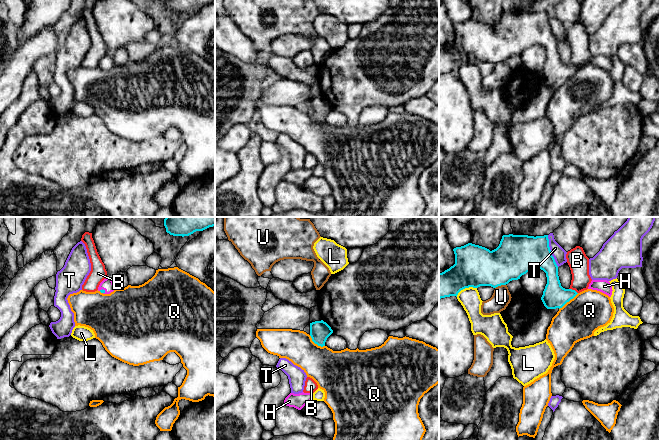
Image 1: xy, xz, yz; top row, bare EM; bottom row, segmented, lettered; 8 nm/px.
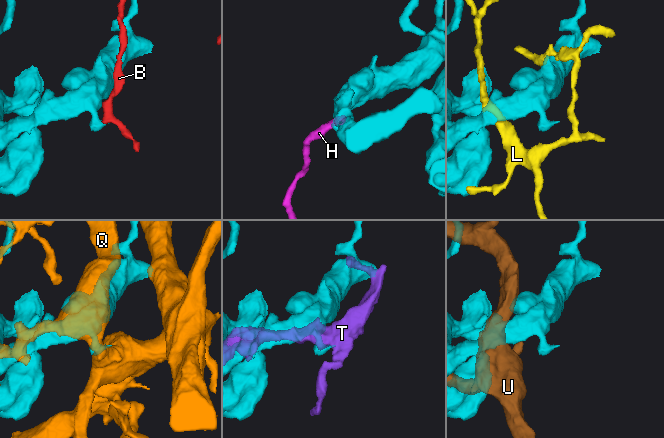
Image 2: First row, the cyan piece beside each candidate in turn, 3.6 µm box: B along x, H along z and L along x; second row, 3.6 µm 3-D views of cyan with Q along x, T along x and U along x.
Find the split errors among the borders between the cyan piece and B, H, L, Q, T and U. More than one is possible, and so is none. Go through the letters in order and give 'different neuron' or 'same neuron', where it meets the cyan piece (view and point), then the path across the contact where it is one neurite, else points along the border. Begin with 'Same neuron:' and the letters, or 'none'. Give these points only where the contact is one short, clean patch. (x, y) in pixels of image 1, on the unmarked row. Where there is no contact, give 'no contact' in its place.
Same neuron: H
B: different neuron; meets cyan in yz at (573, 66)
H: same neuron; meets cyan in xy at (102, 65); runs through xy (102, 67), (102, 65), (107, 60)
L: different neuron; meets cyan in yz at (465, 63)
Q: different neuron; meets cyan in yz at (568, 77)
T: different neuron; meets cyan in yz at (550, 27)
U: different neuron; meets cyan in yz at (500, 61)

